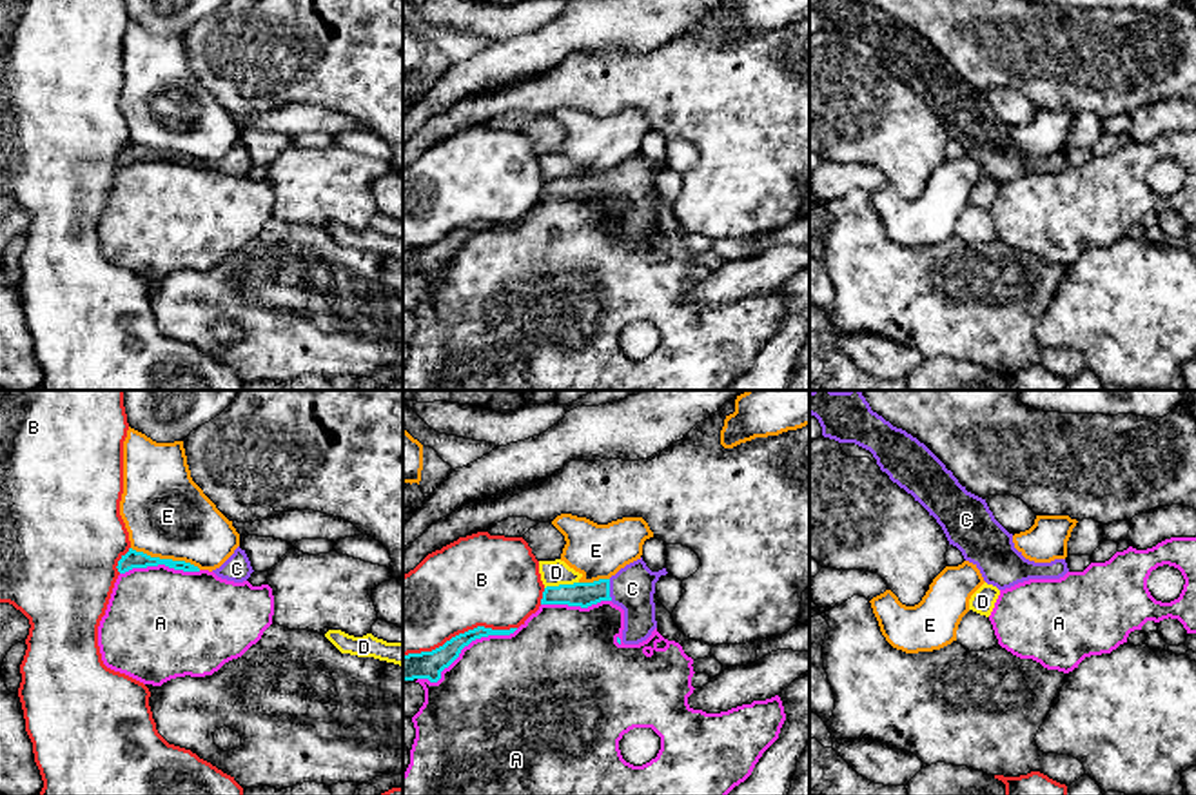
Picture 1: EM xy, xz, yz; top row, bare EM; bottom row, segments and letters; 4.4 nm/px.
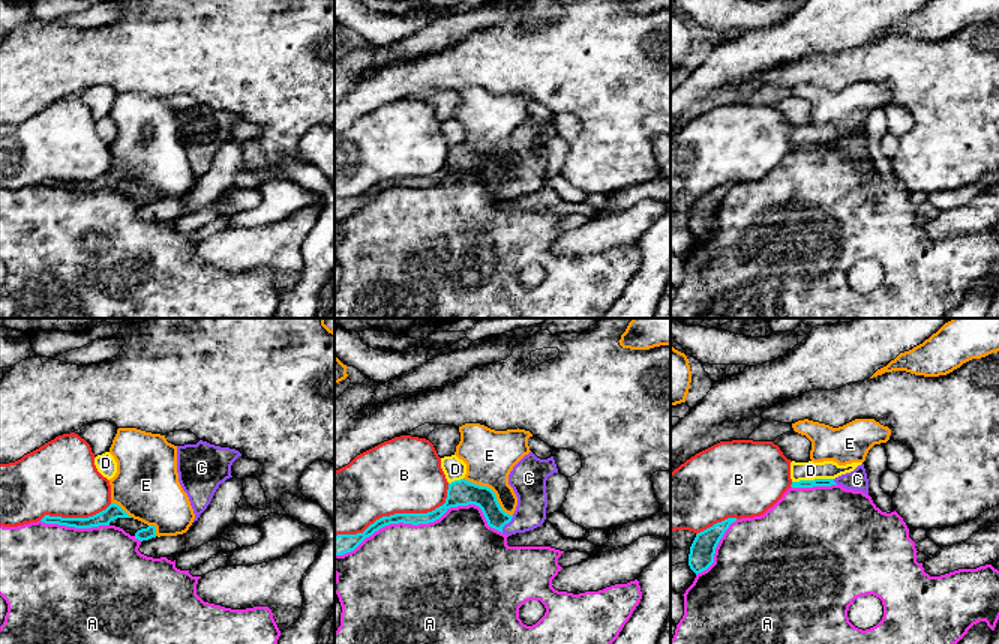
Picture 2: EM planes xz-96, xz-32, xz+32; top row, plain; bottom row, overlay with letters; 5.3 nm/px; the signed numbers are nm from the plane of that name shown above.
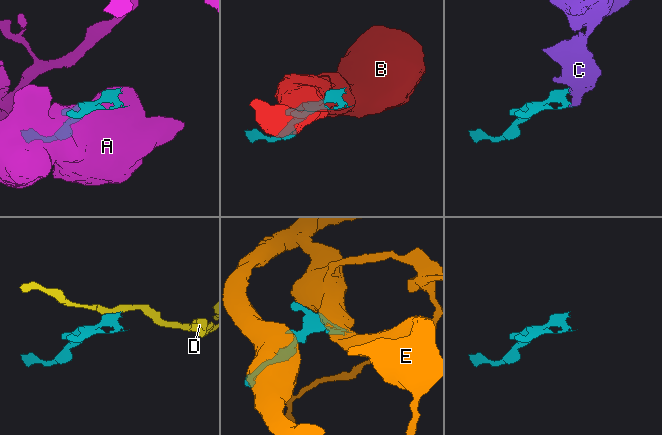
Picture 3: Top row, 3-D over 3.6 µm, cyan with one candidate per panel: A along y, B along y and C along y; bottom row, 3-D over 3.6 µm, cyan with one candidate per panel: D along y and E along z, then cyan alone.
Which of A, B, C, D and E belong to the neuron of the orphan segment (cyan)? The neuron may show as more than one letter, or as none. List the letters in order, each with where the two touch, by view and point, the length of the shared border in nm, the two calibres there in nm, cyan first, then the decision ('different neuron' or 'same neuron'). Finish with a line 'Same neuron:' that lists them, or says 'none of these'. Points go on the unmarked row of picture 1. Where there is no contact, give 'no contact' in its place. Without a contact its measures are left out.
A: xz (465, 238) | 500 nm | 130/480 nm | different neuron
B: xz (460, 227) | 500 nm | 130/400 nm | different neuron
C: xz (608, 184) | 100 nm | 110/200 nm | same neuron
D: xz (561, 178) | 160 nm | 110/110 nm | different neuron
E: xy (166, 153) | 320 nm | 80/380 nm | different neuron
Same neuron: C

